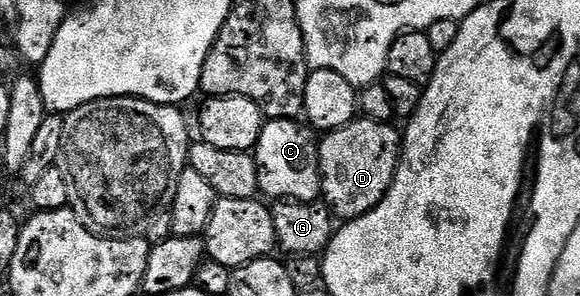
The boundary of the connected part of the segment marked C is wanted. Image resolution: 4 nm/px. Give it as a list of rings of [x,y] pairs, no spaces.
[[[272,119],[263,122],[258,144],[252,152],[258,166],[259,192],[270,201],[295,199],[301,203],[315,202],[322,193],[319,142],[314,128],[298,119]]]

